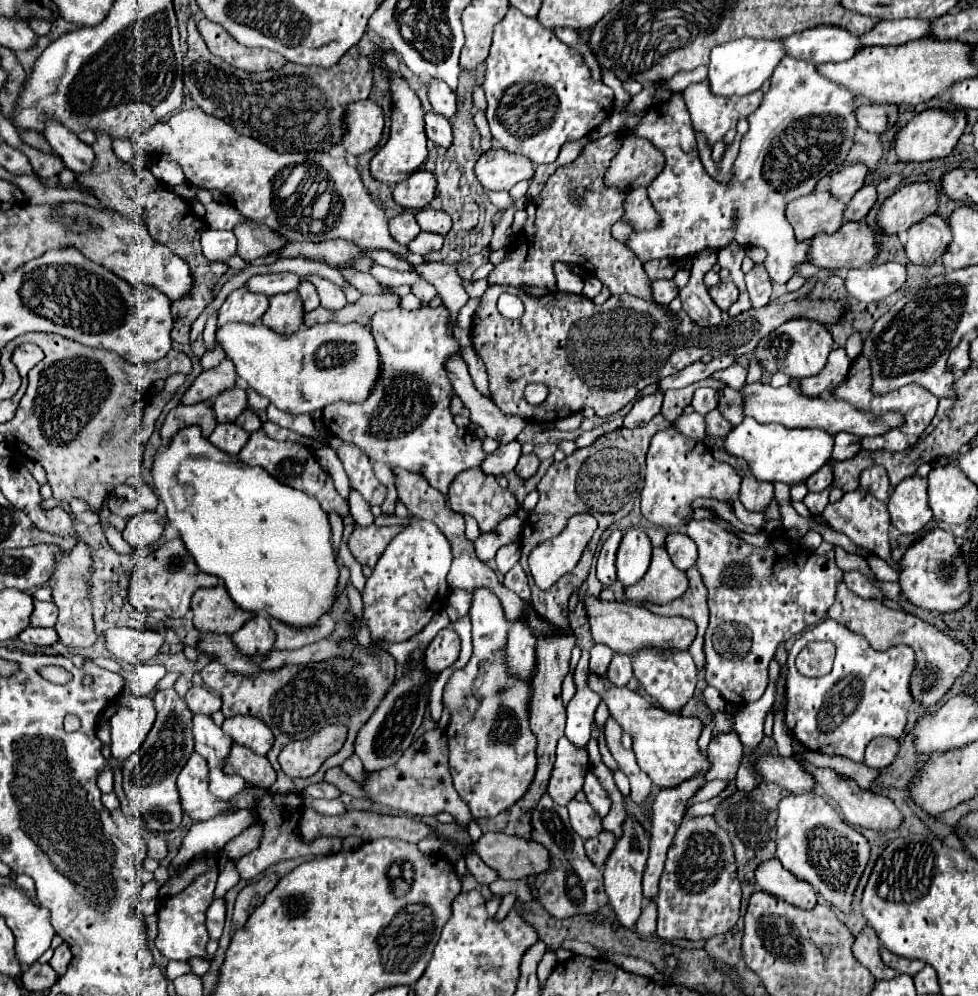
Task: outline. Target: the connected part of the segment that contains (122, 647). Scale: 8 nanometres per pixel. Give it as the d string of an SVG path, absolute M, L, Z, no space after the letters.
M110 628L104 638L108 650L128 664L140 664L150 660L160 652L164 644L164 636L154 630Z

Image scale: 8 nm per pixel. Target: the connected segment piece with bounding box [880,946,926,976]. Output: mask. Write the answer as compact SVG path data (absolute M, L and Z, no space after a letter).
M884 946L880 948L880 956L882 956L882 960L890 966L890 968L894 968L896 972L904 972L904 974L916 974L918 970L922 970L924 966L926 966L926 962L924 960L910 960L910 958L902 958L902 956L896 956L896 954L892 954L890 950L886 950Z

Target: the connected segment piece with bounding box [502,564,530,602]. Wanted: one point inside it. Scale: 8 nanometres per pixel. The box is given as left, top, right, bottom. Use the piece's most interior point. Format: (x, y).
(515, 580)

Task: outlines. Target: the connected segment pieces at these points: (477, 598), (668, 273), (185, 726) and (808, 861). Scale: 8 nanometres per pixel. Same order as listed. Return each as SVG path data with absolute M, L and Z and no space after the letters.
M488 588L474 590L468 616L472 620L474 652L466 668L456 670L444 688L444 704L450 706L452 710L452 720L446 728L446 736L450 748L450 772L454 778L454 788L460 794L460 798L468 804L472 816L482 818L482 816L500 814L502 810L510 808L526 794L536 774L536 738L530 732L530 724L528 724L530 686L524 680L510 676L506 668L506 654L502 650L506 644L510 622L504 618L500 600Z
M664 258L660 260L650 260L643 264L643 268L647 276L652 279L672 279L675 273L679 270L678 264L670 260L670 258Z
M160 690L154 696L154 706L158 710L158 718L148 732L148 738L142 742L136 754L124 762L124 792L128 802L136 802L146 826L156 832L170 832L180 826L182 810L180 796L176 788L176 778L184 768L186 760L194 752L192 740L192 712L186 702L176 694L176 690Z
M816 792L792 794L778 808L778 860L796 878L806 880L820 896L844 914L852 912L852 896L870 858L868 840L848 826Z

